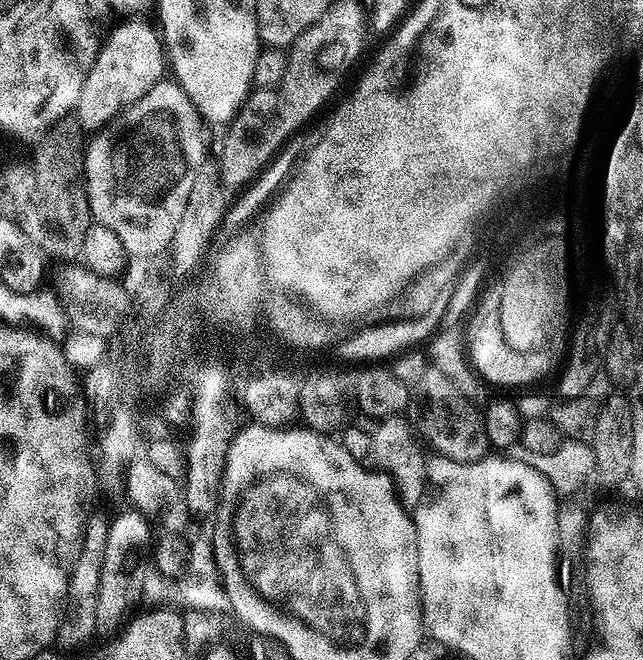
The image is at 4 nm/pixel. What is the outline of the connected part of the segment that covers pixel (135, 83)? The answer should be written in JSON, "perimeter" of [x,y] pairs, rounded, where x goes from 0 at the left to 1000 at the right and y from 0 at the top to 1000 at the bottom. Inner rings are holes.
{"perimeter":[[[224,27],[193,29],[170,45],[168,56],[165,48],[157,59],[156,73],[131,115],[128,136],[118,150],[115,177],[137,203],[148,203],[173,188],[258,109],[258,80],[247,47],[238,38],[235,42]]]}

